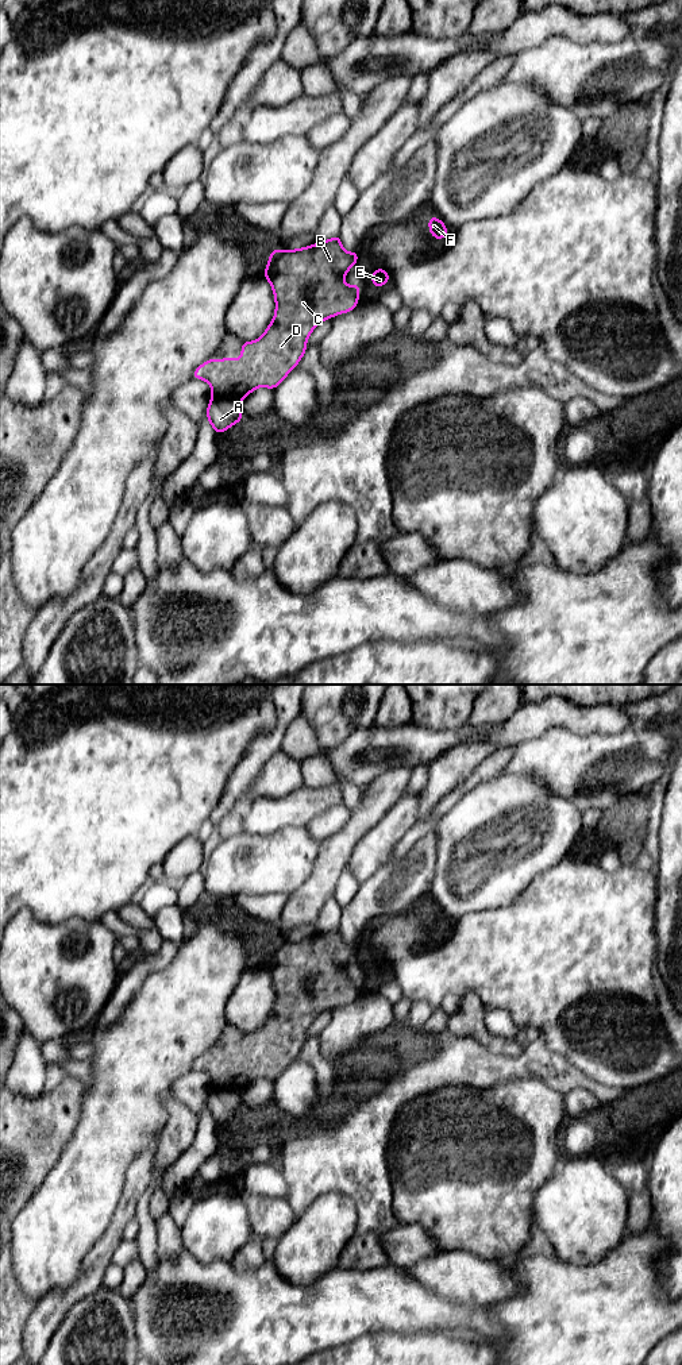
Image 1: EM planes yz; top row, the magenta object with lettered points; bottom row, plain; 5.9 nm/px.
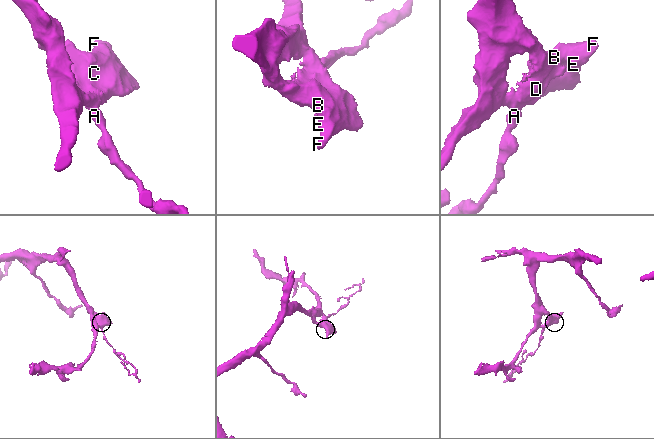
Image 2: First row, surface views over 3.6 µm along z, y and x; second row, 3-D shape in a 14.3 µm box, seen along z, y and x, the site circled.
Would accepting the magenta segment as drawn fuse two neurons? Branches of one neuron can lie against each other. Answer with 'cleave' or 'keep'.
cleave

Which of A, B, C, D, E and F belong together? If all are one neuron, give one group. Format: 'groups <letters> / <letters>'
groups A / B C D E F

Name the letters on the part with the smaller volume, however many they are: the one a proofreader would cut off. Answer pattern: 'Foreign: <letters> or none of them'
Foreign: A

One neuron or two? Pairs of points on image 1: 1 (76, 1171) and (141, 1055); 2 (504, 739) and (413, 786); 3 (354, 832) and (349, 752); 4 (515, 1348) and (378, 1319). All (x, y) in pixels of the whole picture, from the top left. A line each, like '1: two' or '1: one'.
1: one
2: two
3: two
4: two

